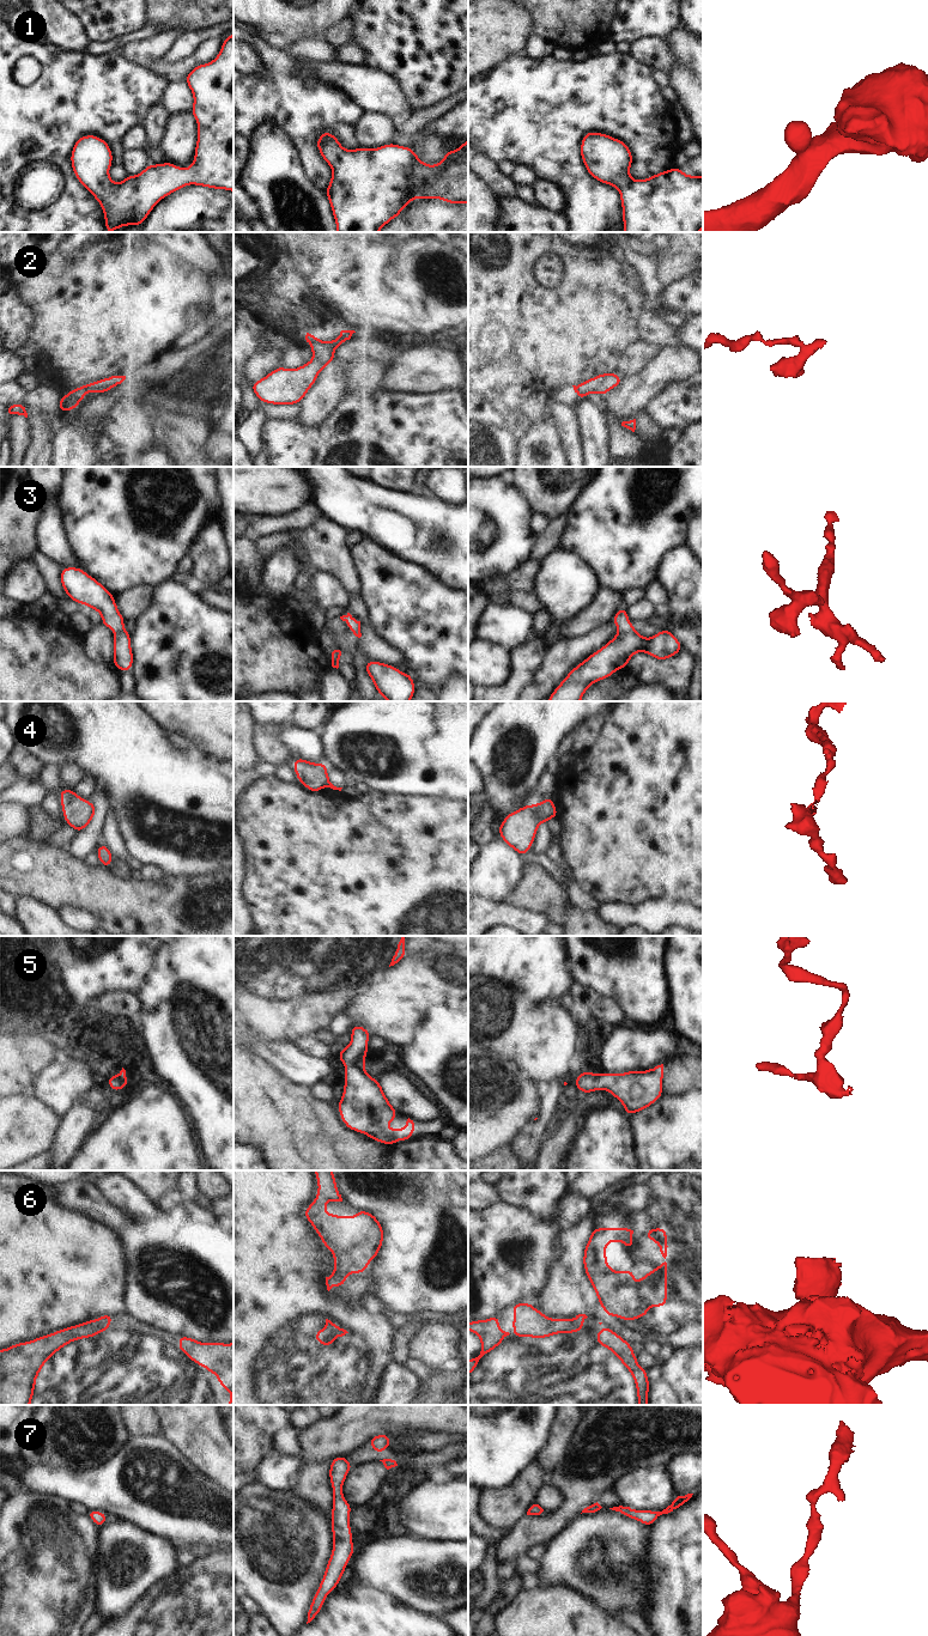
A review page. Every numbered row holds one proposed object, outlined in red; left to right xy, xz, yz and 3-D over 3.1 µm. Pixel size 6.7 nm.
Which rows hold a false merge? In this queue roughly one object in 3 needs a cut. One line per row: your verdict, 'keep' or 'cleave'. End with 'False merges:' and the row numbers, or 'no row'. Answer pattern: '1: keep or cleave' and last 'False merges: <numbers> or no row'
1: keep
2: cleave
3: keep
4: cleave
5: keep
6: cleave
7: keep
False merges: 2, 4, 6

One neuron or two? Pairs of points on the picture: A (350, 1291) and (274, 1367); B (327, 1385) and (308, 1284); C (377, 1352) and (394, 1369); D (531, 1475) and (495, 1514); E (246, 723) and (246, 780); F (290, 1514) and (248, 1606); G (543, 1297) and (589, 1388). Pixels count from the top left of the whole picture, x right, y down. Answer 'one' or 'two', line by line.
A: two
B: one
C: two
D: one
E: one
F: two
G: two

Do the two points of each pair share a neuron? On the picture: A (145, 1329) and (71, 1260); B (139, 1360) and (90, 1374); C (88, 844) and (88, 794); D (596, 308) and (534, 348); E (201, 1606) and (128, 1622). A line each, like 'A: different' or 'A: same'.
A: different
B: same
C: different
D: same
E: same

